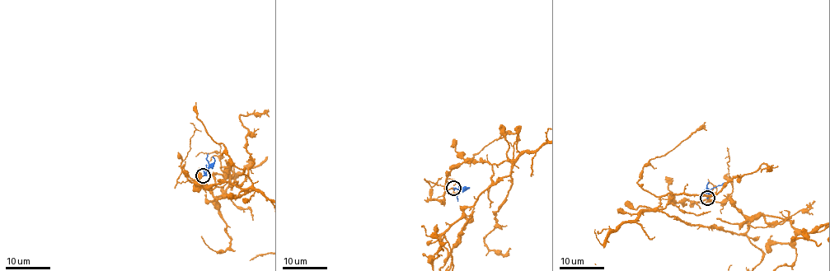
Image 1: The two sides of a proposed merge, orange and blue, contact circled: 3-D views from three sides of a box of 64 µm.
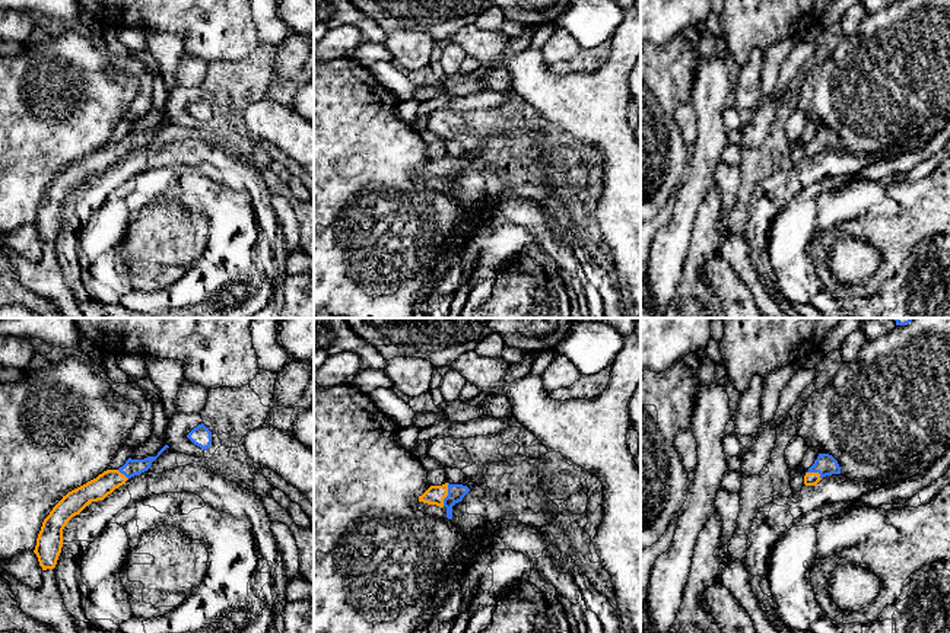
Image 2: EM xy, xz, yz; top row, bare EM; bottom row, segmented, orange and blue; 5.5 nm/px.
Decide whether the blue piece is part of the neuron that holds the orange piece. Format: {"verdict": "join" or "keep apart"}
{"verdict": "join"}

